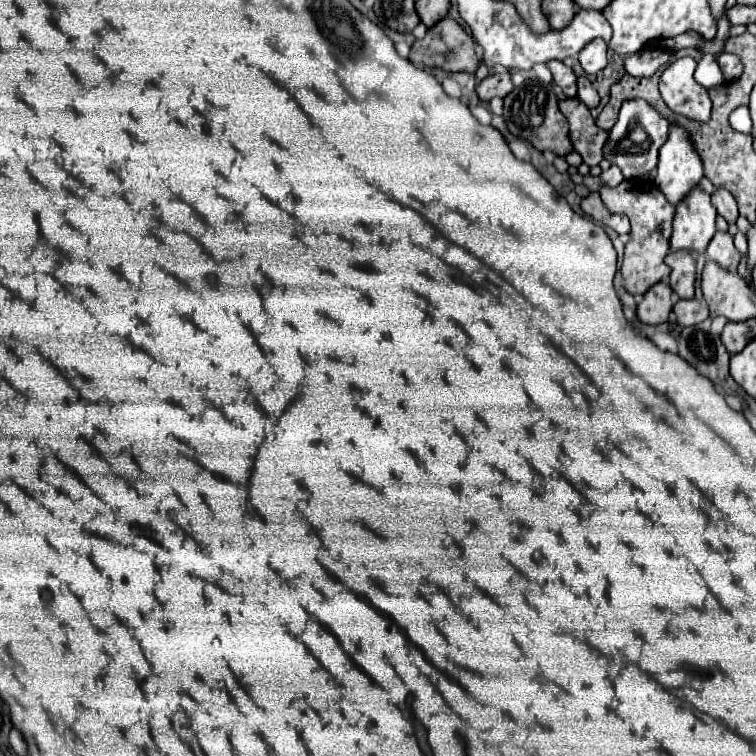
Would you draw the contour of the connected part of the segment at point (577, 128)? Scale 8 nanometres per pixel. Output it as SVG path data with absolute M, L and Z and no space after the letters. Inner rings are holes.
M567 98L559 102L559 110L569 122L569 138L573 148L581 154L583 162L595 166L603 160L603 146L607 142L607 132L595 126L589 108L579 102L579 98Z

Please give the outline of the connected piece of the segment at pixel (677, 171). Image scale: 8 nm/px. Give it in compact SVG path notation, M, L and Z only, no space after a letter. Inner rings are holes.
M669 126L667 142L659 150L657 188L671 204L677 204L703 178L703 162L695 154L691 136L679 126Z

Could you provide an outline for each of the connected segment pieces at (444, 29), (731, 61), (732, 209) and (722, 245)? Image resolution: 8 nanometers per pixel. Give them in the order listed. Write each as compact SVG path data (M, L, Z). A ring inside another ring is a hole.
M449 16L429 28L425 38L411 46L409 60L445 72L467 74L475 74L481 62L475 54L475 40Z
M721 54L719 56L719 66L721 66L721 70L723 70L723 76L727 78L727 80L737 80L739 76L741 76L741 72L743 72L743 66L741 66L741 60L737 58L737 56L733 56L733 54Z
M715 190L713 194L711 194L711 202L713 202L713 206L717 208L717 212L729 222L729 224L733 224L735 220L737 220L737 204L735 204L735 198L727 192L727 190Z
M717 232L711 238L711 242L707 246L707 256L709 256L709 260L719 262L719 266L723 266L727 270L735 270L741 260L741 254L735 248L733 236L729 232Z

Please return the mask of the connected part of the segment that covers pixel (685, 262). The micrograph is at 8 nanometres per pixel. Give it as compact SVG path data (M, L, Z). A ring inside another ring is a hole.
M687 250L669 252L665 264L671 268L671 288L679 298L693 298L695 294L695 258Z

